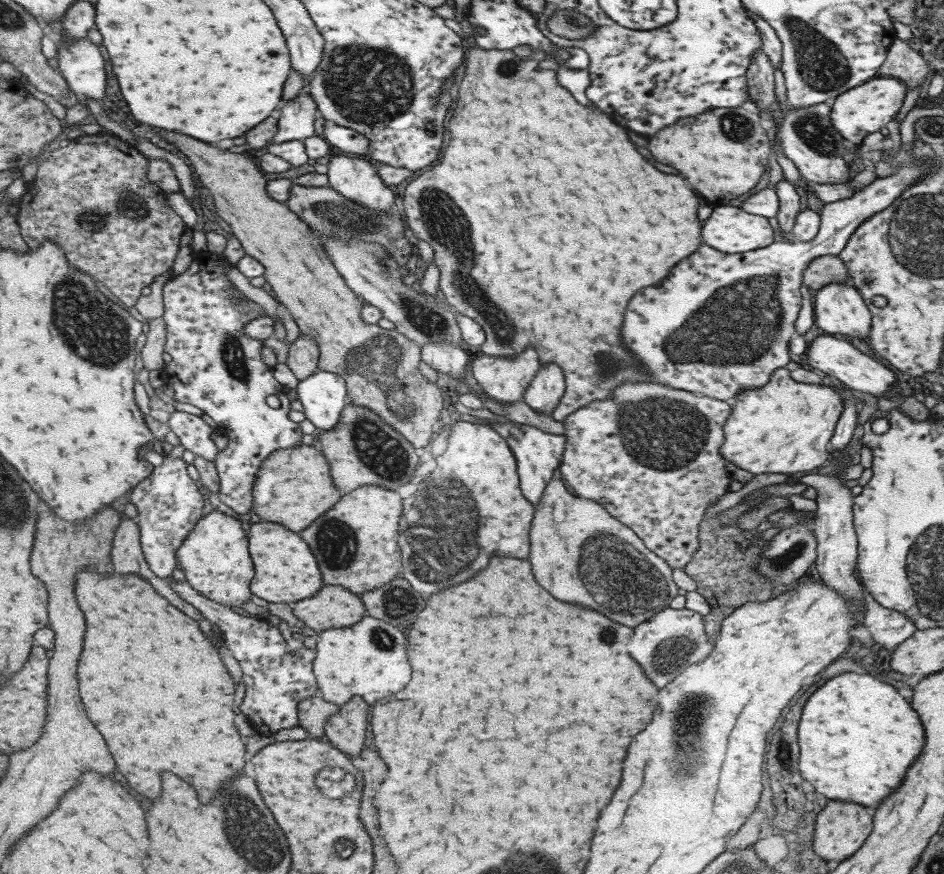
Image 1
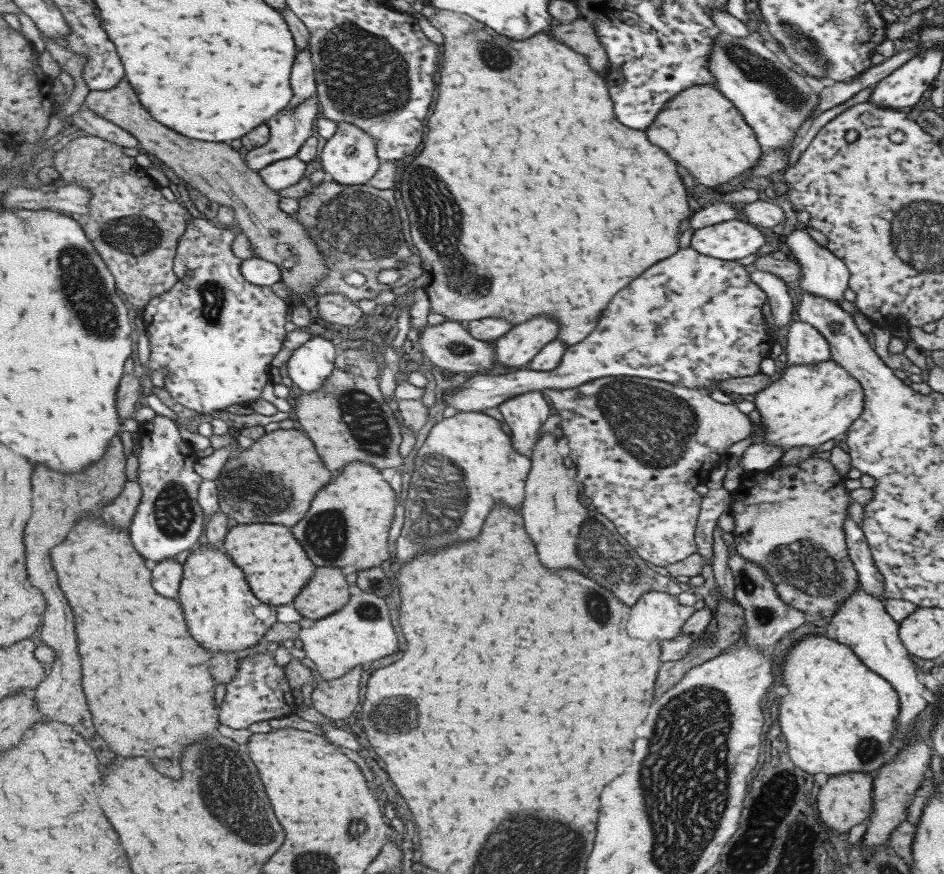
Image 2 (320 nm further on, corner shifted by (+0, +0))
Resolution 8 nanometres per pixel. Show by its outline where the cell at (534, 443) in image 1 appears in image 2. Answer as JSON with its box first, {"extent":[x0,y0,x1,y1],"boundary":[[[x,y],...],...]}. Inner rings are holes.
{"extent":[497,391,550,458],"boundary":[[[539,391],[525,392],[504,400],[497,405],[497,410],[511,430],[512,447],[530,458],[532,446],[537,442],[537,436],[541,436],[539,428],[550,416],[549,404]]]}

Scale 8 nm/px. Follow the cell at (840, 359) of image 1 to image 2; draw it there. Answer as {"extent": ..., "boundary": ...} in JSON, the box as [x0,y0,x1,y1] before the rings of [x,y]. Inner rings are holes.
{"extent":[781,322,831,367],"boundary":[[[790,322],[783,330],[781,339],[787,361],[785,367],[831,360],[827,341],[810,324]]]}

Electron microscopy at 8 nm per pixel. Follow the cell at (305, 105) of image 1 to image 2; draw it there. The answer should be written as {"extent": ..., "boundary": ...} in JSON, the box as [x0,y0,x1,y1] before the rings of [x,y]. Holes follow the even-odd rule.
{"extent":[290,44,317,108],"boundary":[[[310,44],[309,47],[305,47],[299,52],[299,60],[295,60],[295,72],[293,72],[291,82],[293,82],[293,88],[295,88],[295,96],[290,104],[293,108],[317,94],[316,68]]]}

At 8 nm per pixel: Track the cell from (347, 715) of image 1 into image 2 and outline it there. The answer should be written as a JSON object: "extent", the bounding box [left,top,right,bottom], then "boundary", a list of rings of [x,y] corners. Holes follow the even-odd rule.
{"extent":[311,666,363,720],"boundary":[[[363,666],[335,680],[319,679],[311,695],[313,707],[333,720],[345,720],[361,702]]]}

